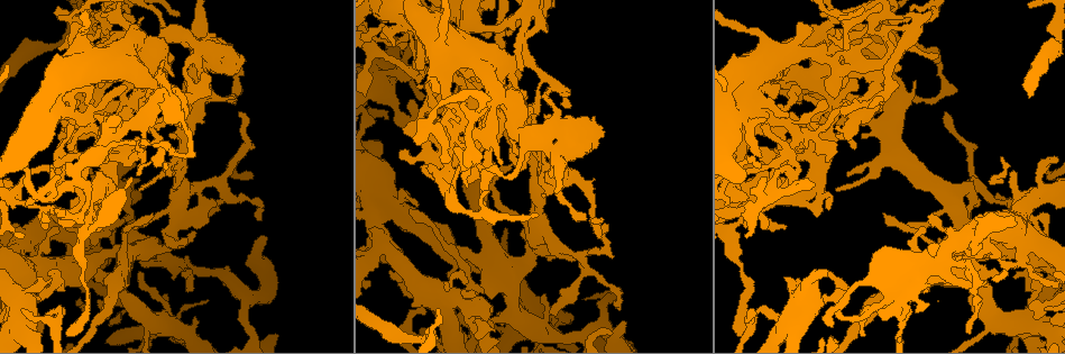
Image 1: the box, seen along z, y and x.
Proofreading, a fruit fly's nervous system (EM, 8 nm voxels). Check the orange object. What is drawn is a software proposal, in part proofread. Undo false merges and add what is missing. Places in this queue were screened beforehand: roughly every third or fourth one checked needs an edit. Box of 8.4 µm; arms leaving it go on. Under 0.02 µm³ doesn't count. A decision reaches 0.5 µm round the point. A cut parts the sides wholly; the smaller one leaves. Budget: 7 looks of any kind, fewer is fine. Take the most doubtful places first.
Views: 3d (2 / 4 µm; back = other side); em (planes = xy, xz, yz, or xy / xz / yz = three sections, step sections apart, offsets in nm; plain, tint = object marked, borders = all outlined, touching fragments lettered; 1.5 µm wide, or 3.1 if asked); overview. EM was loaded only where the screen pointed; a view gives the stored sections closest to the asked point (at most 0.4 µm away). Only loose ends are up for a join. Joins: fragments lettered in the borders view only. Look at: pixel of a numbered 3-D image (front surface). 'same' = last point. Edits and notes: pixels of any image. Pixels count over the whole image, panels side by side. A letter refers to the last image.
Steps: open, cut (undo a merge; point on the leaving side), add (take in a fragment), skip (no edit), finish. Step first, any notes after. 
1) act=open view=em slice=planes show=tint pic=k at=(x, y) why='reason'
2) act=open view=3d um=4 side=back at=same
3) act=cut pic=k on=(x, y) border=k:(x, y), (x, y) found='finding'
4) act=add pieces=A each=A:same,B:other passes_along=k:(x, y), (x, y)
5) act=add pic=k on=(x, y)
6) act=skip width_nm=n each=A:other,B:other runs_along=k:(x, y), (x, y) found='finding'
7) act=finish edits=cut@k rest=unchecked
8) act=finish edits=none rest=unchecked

act=open view=3d um=2 side=back pic=1 at=(66, 112) why='touches itself'

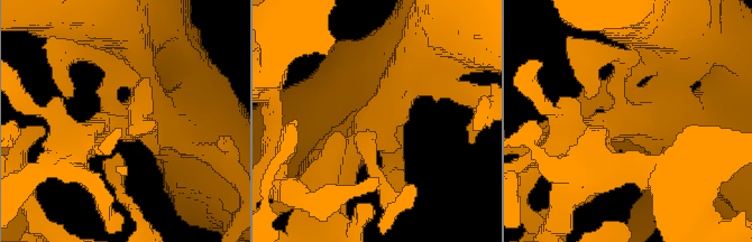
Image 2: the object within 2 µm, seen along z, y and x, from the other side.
act=open view=em slice=planes show=borders pic=2 at=(380, 119) why='shape alone is not enough'

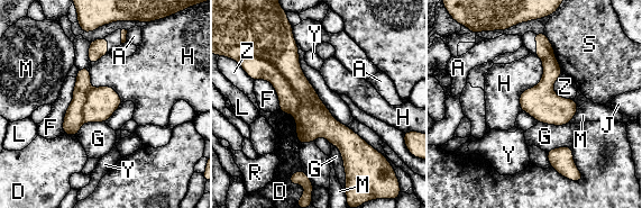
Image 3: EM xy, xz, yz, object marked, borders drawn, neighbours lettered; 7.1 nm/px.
act=skip each=A:other,D:other,F:other,G:other,H:other,J:other,L:other,M:other,R:other,S:other,Y:other,Z:other border=3:(561, 73), (553, 90), (574, 99) found='continuous, no second neuron'

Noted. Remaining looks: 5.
act=open view=3d um=4 side=back pic=1 at=(1024, 251) why='sudden change in width'

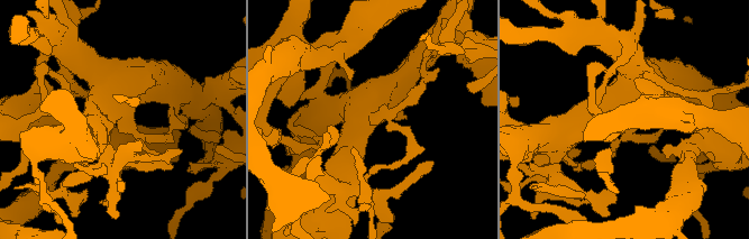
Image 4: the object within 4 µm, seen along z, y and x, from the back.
act=open view=em slice=planes show=tint pic=4 at=(125, 114) why='need the tissue'

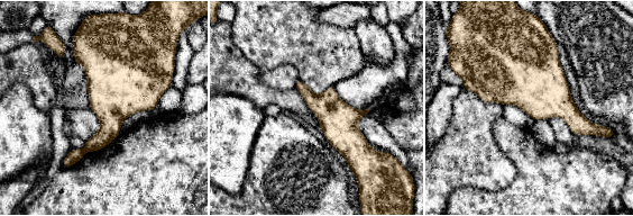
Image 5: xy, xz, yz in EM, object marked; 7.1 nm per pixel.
act=open view=em slice=planes show=borders at=same why='what lies round it'

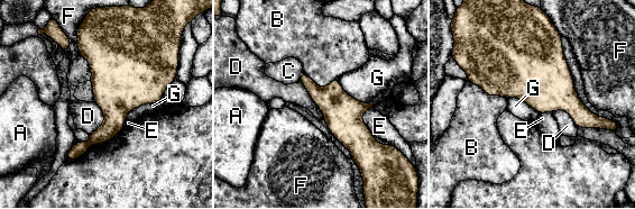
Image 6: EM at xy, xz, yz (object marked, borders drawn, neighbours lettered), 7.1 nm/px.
act=skip width_nm=260 each=A:other,B:other,C:other,D:other,E:other,F:other,G:other found='one neuron here'

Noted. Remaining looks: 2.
act=open view=em slice=planes show=borders pic=1 at=(731, 226)

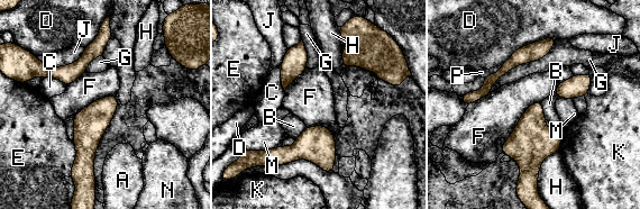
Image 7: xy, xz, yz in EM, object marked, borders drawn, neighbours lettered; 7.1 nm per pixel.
act=skip each=A:other,B:other,C:other,D:other,E:other,F:other,G:other,H:other,J:other,K:other,M:other,N:other,P:other border=7:(541, 101), (524, 111), (501, 152) found='all the same neuron'

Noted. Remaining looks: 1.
act=finish edits=none rest=unchecked

